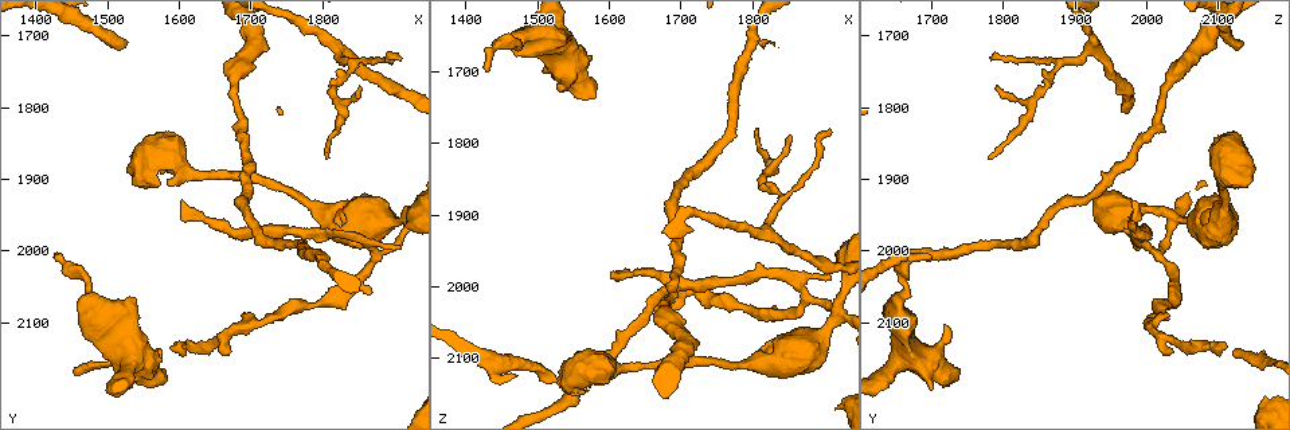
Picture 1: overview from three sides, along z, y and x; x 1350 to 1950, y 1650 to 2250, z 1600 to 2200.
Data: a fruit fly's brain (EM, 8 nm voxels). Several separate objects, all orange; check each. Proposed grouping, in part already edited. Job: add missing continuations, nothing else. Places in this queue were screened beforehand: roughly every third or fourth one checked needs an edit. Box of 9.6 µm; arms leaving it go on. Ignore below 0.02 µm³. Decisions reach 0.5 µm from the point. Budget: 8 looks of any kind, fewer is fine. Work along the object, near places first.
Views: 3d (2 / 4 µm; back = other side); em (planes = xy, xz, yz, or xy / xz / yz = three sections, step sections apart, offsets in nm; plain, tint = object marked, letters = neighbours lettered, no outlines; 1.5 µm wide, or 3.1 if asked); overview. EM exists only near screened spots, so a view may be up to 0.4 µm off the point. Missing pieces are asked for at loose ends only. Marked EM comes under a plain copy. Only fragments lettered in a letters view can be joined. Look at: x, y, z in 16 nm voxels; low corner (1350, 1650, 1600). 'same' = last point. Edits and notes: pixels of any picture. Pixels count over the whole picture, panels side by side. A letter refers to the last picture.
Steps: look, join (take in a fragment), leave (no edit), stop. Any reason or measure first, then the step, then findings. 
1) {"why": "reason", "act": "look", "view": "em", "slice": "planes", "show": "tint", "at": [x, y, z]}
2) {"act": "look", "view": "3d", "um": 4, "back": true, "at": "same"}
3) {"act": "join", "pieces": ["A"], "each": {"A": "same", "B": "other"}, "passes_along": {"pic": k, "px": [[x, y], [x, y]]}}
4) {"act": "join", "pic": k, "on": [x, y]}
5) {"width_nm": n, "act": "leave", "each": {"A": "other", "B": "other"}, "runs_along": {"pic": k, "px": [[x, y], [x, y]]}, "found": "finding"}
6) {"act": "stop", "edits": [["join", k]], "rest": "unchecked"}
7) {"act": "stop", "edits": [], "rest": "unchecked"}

{"act": "look", "view": "3d", "um": 2, "at": [1510, 2200, 1700]}

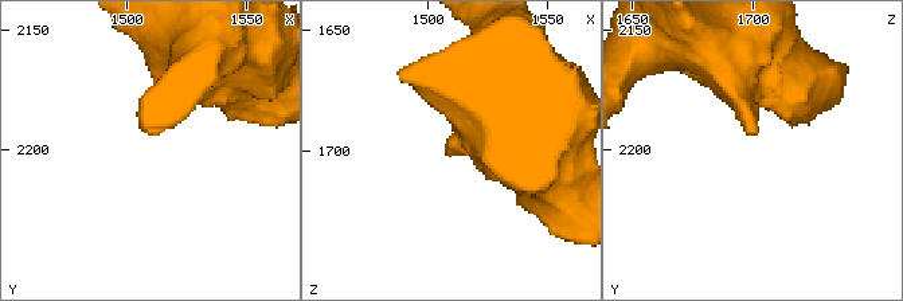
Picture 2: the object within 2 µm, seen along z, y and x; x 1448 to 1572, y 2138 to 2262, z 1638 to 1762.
{"why": "shape alone is not enough", "act": "look", "view": "em", "slice": "yz", "step": 8, "show": "letters", "at": [1510, 2194, 1701]}

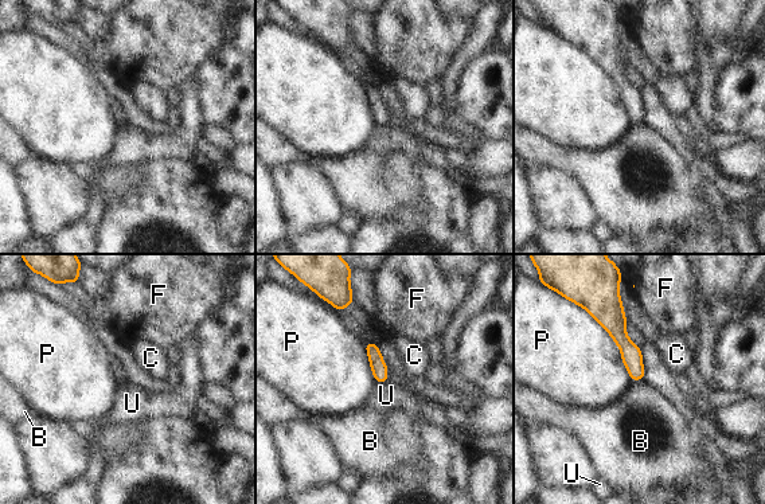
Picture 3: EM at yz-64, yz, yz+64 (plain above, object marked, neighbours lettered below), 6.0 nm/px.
{"why": "cut it another way", "act": "look", "view": "em", "slice": "planes", "show": "letters", "at": "same"}

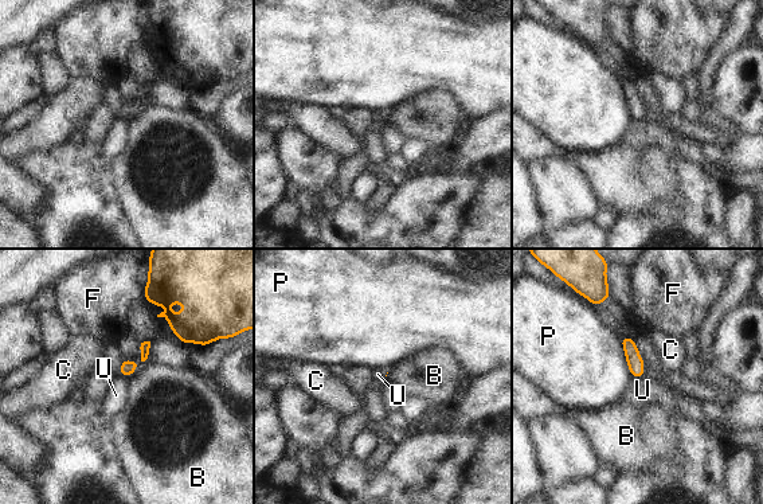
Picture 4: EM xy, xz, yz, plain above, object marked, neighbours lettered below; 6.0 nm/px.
{"act": "leave", "each": {"B": "other", "C": "other", "F": "other", "P": "other", "U": "other"}, "border": {"pic": 4, "px": [[644, 375], [633, 378]]}, "found": "no lettered fragment goes on from it"}

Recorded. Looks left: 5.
{"why": "free end", "act": "look", "view": "em", "um": 3.1, "slice": "xz", "step": 8, "show": "letters", "at": [1805, 1875, 1780]}

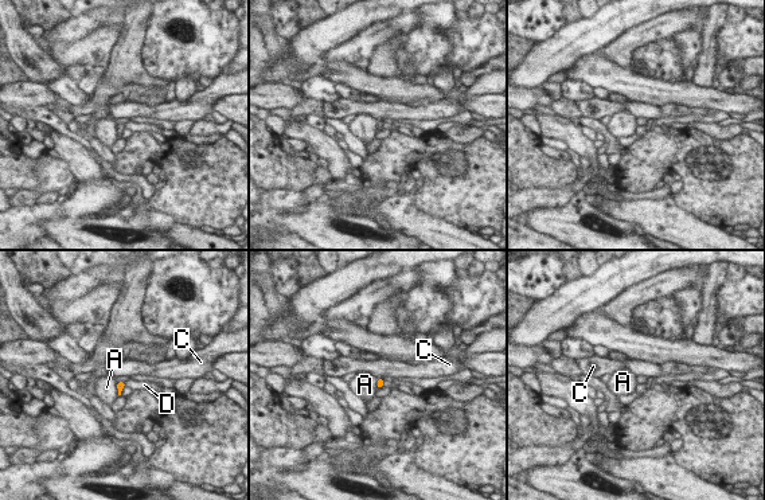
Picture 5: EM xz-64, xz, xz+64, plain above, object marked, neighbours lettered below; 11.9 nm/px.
{"act": "leave", "each": {"A": "other", "C": "other", "D": "other"}, "border": {"pic": 5, "px": [[116, 382], [118, 395]]}, "found": "none of them fits"}

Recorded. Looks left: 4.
{"why": "branch stops here", "act": "look", "view": "em", "slice": "yz", "step": 8, "show": "letters", "at": [1525, 1705, 2130]}

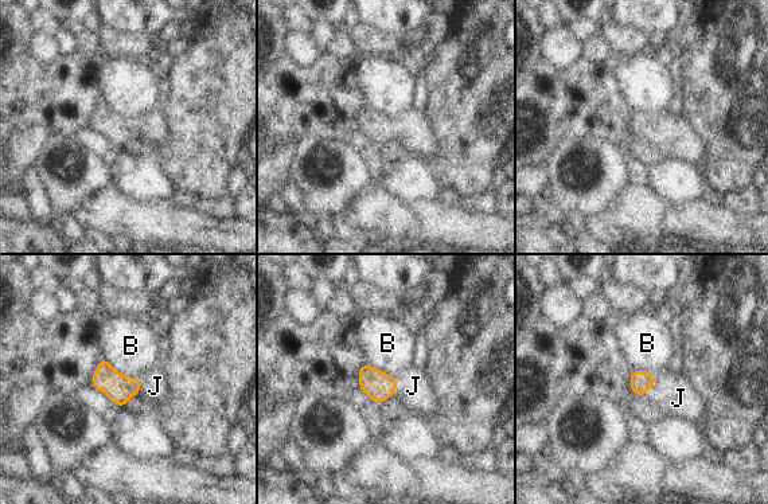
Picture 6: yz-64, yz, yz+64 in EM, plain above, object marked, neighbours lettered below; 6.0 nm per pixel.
{"act": "look", "view": "em", "slice": "planes", "show": "letters", "at": "same"}

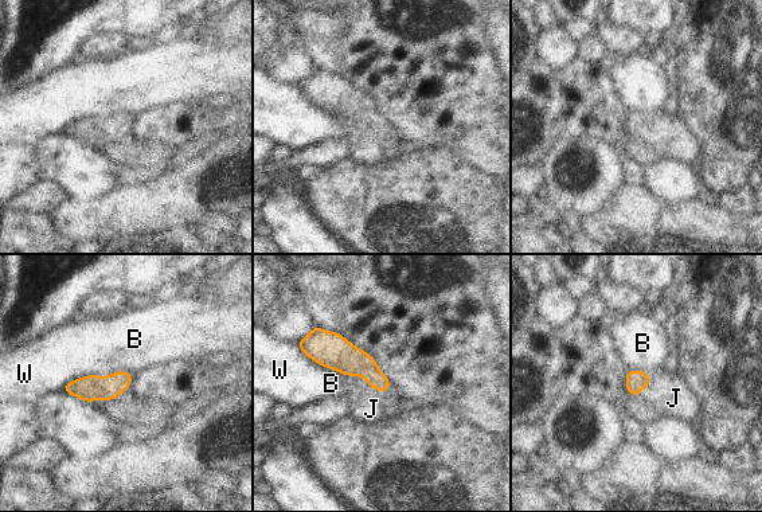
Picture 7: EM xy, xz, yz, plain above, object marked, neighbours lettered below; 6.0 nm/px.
{"width_nm": 130, "act": "join", "pieces": ["J"], "each": {"B": "other", "J": "same", "W": "other"}, "found": "it goes on there"}

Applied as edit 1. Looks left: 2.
{"act": "stop", "edits": [["join", 7]], "rest": "unchecked"}

